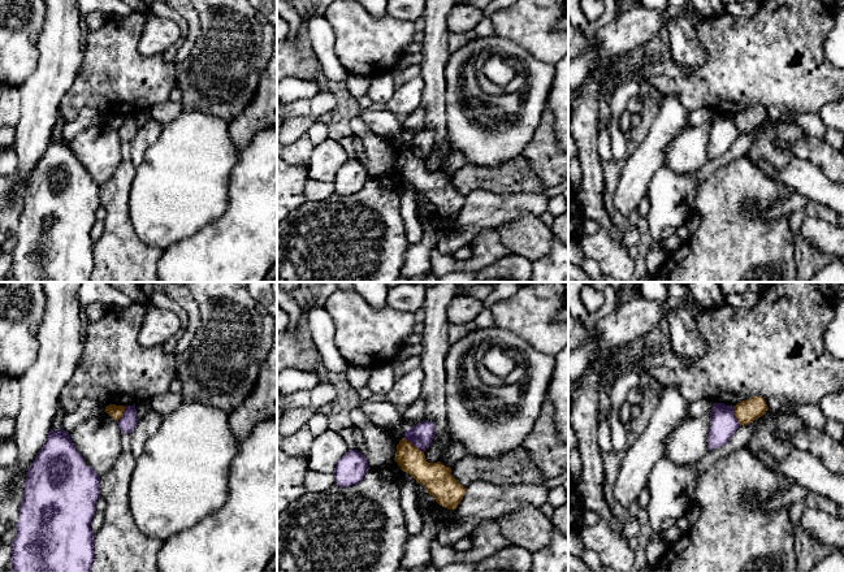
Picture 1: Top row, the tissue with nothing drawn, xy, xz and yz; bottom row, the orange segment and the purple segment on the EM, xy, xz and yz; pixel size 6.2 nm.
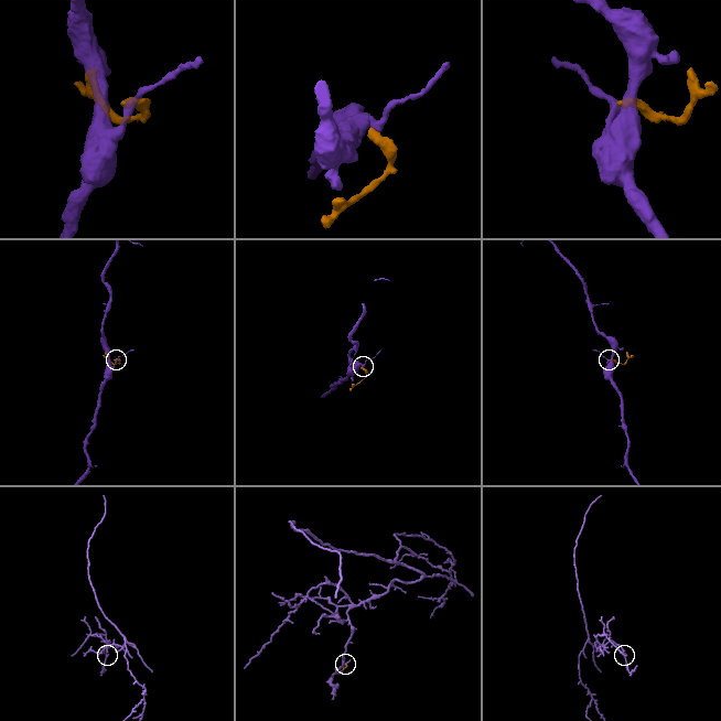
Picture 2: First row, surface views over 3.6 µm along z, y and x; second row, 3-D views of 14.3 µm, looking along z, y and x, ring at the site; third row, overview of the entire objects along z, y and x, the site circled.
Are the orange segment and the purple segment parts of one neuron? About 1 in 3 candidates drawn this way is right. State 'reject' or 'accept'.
reject

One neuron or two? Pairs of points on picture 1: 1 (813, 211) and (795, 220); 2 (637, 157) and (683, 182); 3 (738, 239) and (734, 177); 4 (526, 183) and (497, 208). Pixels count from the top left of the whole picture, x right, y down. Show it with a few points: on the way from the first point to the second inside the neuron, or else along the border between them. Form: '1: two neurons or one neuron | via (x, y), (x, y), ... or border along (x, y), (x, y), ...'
1: one neuron | via (809, 211), (799, 217)
2: two neurons | border along (666, 163), (652, 176), (645, 194)
3: one neuron | via (734, 224), (734, 193)
4: two neurons | border along (484, 189), (500, 194), (542, 193)

